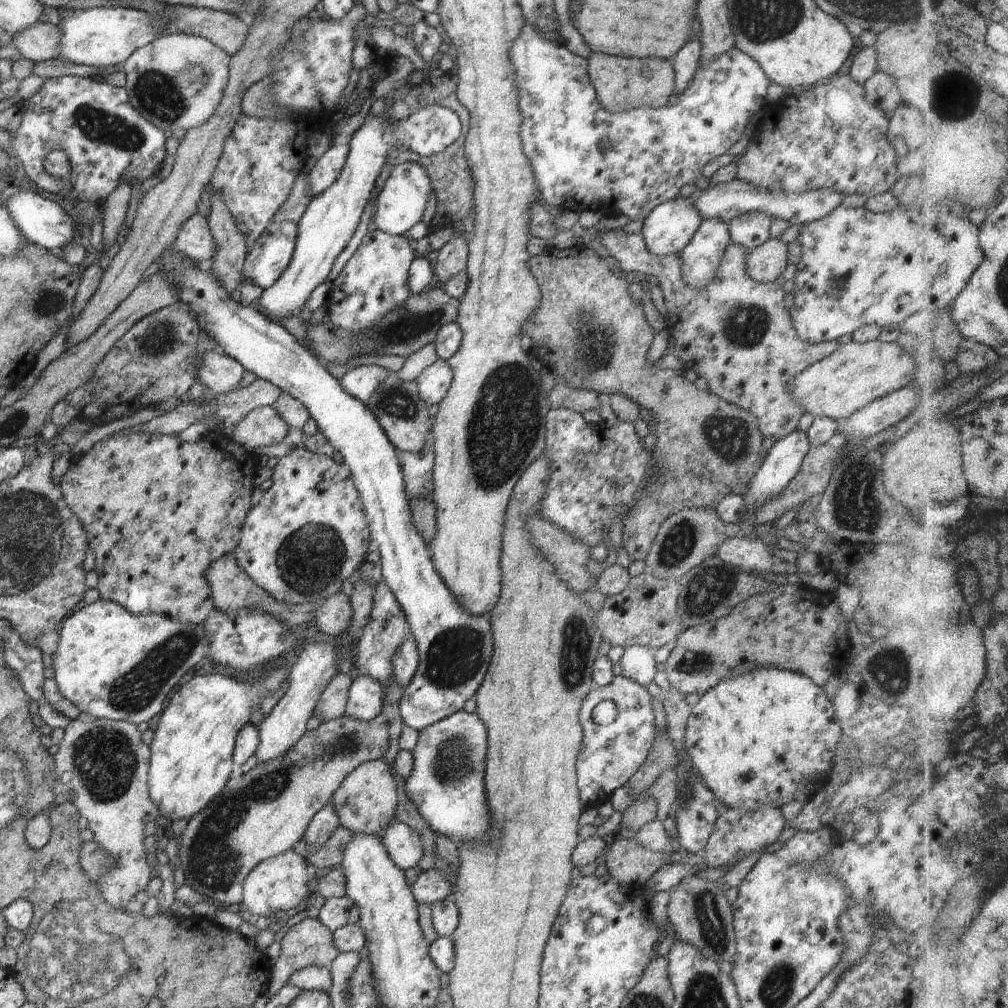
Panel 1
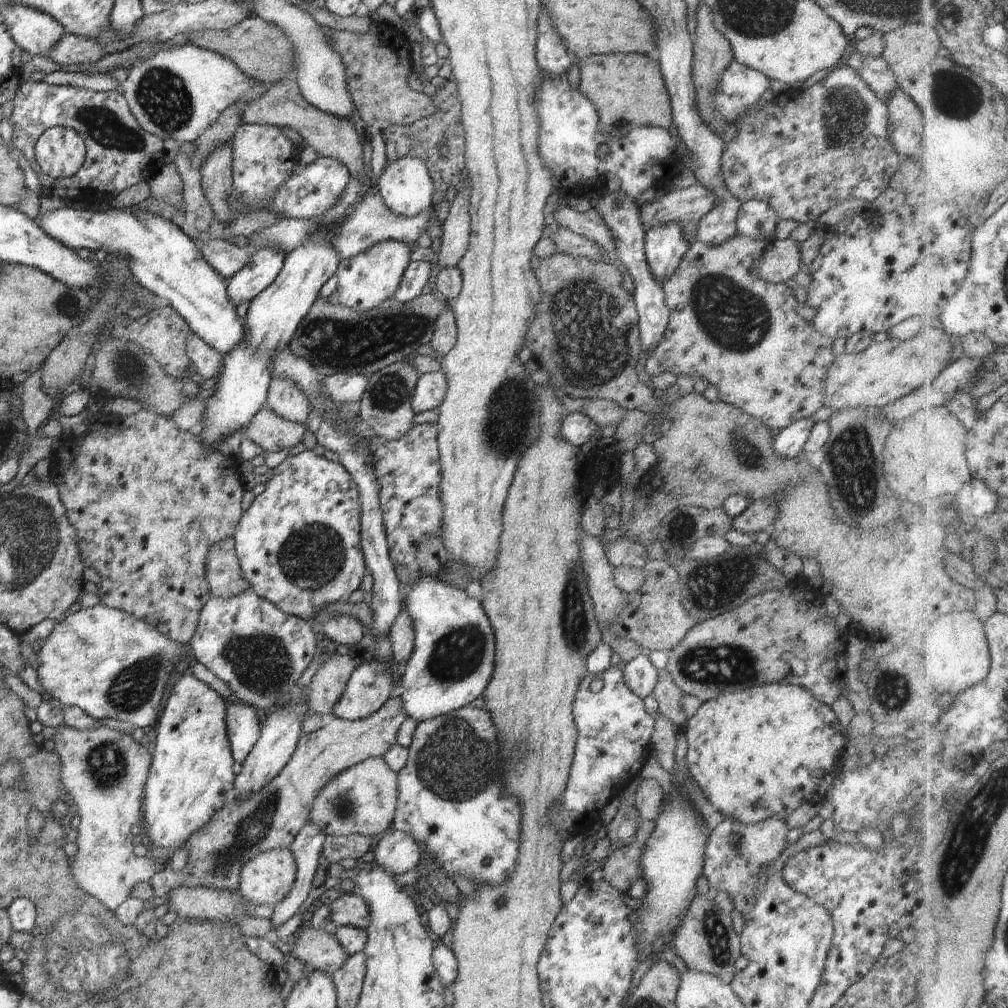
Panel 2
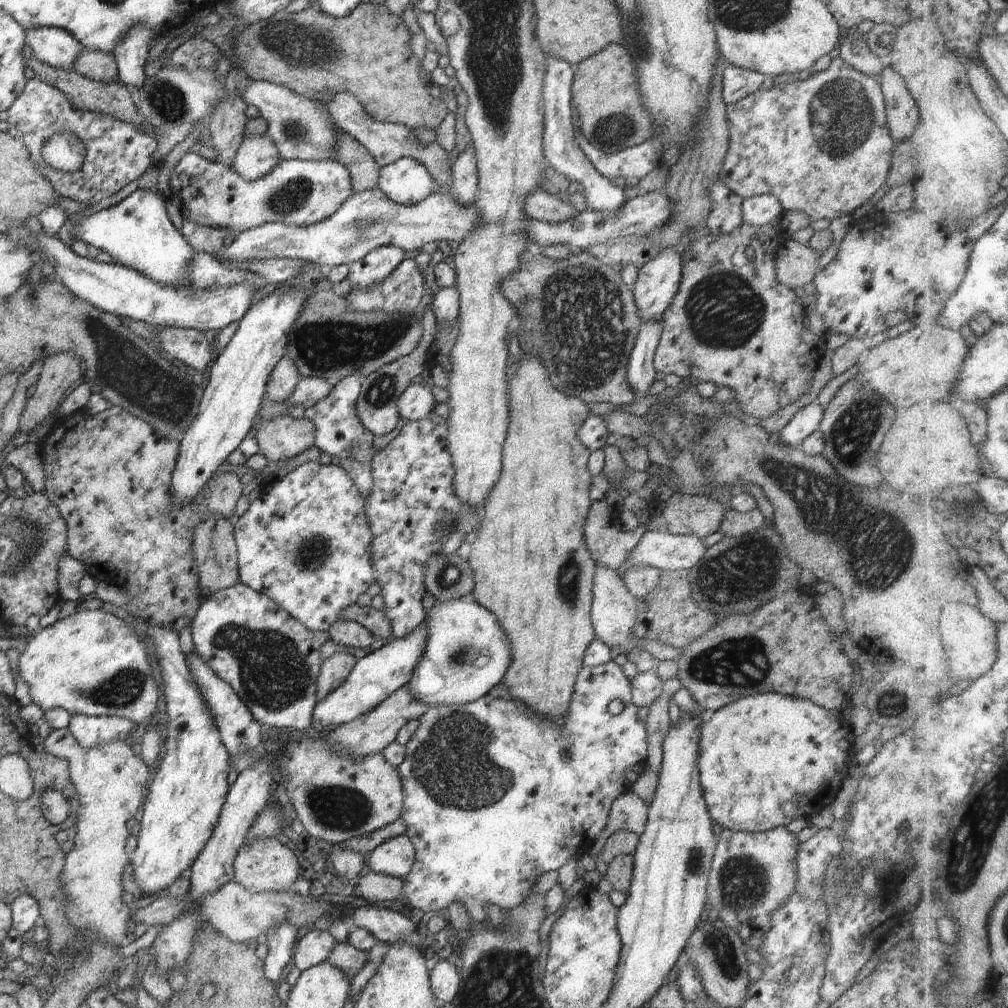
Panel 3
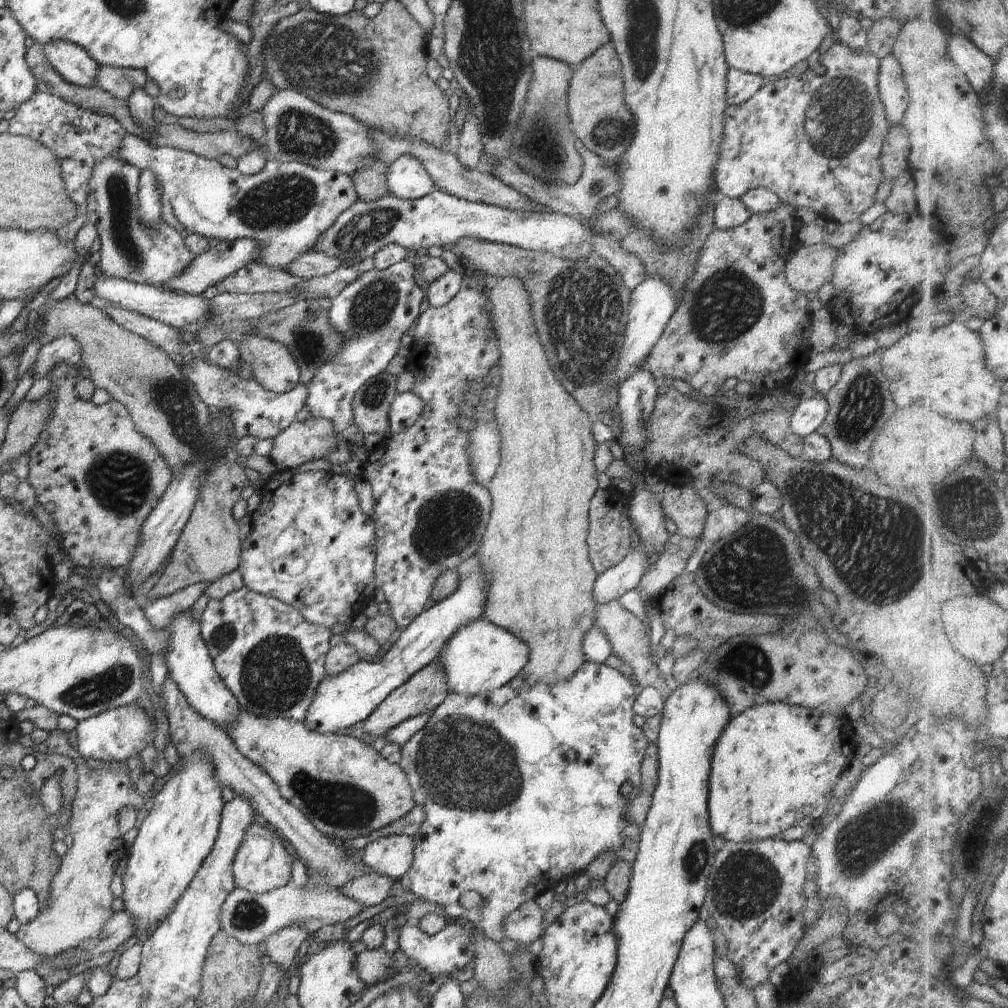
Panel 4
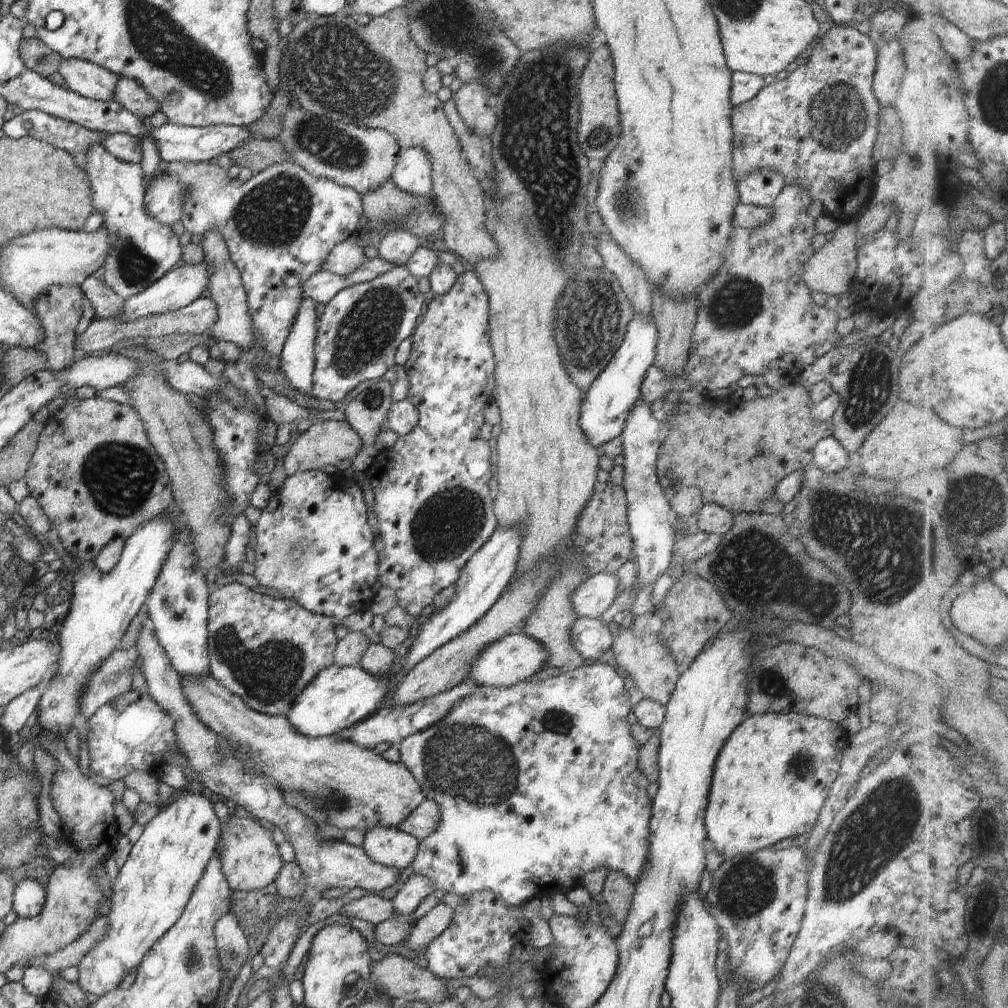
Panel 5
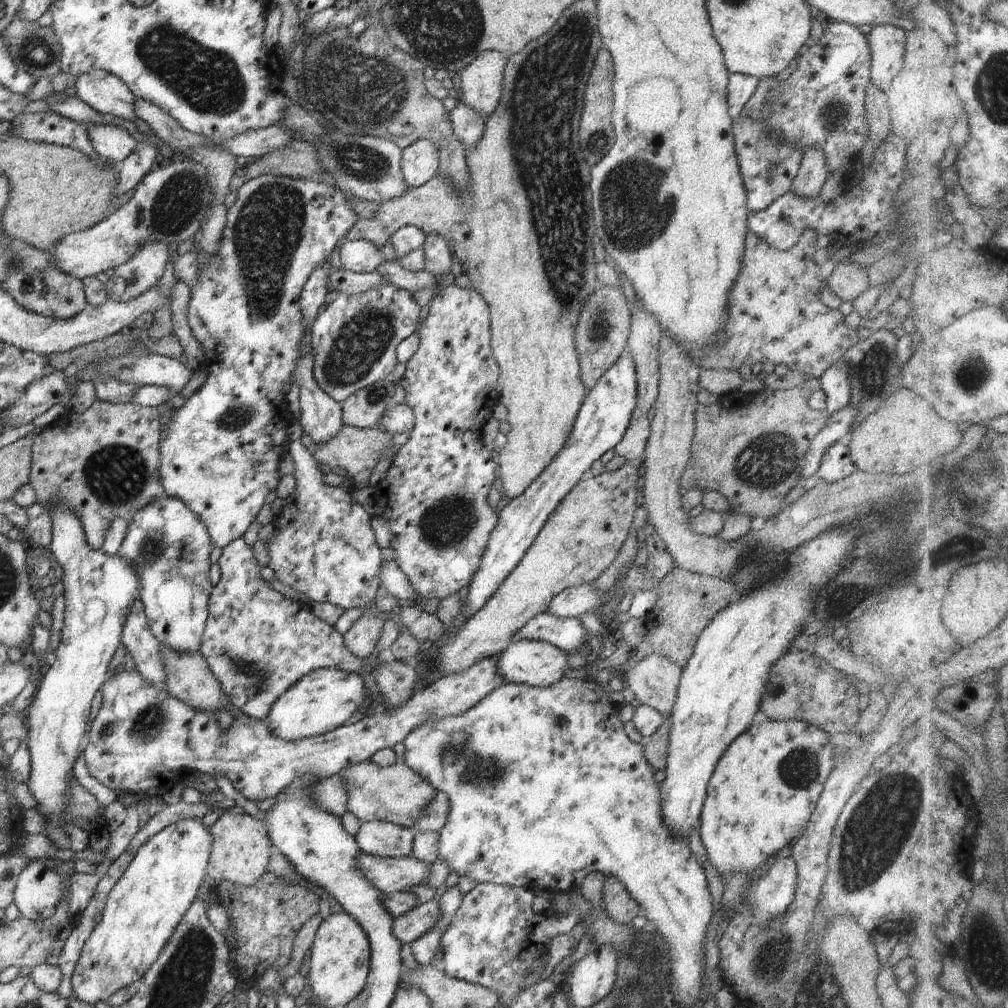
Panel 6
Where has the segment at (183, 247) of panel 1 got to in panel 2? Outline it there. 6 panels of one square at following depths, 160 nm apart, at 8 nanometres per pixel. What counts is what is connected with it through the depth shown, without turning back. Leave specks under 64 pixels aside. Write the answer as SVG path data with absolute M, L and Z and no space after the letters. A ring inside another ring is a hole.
M212 239L198 246L204 260L218 274L228 280L247 265L255 251L254 248L241 248L229 241Z

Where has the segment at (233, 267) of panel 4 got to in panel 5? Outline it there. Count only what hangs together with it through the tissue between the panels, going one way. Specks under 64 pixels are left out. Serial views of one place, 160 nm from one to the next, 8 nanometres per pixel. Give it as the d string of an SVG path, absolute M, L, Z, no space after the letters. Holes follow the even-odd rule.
M204 260L200 264L184 264L184 266L170 271L157 282L154 282L153 285L148 286L143 292L124 299L124 310L122 310L124 318L122 318L122 323L128 323L152 314L166 314L192 304L192 302L201 298L202 290L210 286L208 278L210 278L210 272L208 272L208 266L206 266Z

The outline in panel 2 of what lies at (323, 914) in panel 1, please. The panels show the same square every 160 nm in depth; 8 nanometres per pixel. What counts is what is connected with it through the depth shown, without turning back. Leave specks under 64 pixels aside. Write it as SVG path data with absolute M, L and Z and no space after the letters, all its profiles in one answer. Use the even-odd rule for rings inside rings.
M347 893L337 900L328 902L331 919L338 927L358 927L367 930L369 927L370 909L360 895Z

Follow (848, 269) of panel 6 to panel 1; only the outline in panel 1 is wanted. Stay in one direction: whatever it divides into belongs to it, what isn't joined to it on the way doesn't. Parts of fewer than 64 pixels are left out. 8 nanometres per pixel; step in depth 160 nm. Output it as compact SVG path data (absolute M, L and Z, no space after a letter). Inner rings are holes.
M768 239L764 244L750 250L747 258L747 273L755 281L777 281L789 262L787 244L782 239Z

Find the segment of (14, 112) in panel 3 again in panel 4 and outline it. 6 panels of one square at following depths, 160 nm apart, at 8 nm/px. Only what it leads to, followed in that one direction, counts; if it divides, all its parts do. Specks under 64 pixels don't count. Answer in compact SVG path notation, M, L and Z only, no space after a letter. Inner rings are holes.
M37 89L30 99L16 110L8 128L8 133L26 136L40 142L58 158L64 188L72 202L82 211L87 206L88 184L96 162L102 162L104 158L124 162L124 158L120 156L120 149L126 132L116 118L76 107L61 100L54 93L48 94Z

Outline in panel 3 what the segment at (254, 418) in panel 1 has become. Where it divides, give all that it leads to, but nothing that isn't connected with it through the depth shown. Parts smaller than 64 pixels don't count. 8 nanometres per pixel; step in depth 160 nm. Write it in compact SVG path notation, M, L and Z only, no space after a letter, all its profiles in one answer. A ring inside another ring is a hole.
M288 414L261 423L254 430L261 454L269 461L291 459L315 446L317 430L309 419L294 419Z

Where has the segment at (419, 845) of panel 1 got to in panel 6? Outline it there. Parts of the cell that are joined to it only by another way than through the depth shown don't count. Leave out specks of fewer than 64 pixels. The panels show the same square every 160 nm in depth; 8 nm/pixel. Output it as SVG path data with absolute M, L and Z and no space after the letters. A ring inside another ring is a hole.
M384 821L364 822L355 840L361 853L374 857L406 858L413 855L413 829Z

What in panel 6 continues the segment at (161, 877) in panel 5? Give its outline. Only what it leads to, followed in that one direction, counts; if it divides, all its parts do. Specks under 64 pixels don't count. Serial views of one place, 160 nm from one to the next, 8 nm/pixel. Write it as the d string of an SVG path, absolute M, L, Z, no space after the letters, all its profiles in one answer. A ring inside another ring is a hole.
M189 818L170 824L151 836L136 854L133 854L132 862L106 898L102 920L95 926L80 952L75 973L71 978L75 998L94 1005L102 1000L109 1000L112 994L140 981L146 970L156 962L166 942L170 941L172 932L180 925L184 914L199 894L202 882L207 879L206 868L211 850L210 830L200 818Z

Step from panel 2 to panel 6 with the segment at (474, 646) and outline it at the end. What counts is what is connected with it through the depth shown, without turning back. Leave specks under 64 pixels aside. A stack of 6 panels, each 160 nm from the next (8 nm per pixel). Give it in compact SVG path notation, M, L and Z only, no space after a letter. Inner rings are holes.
M520 640L512 642L500 655L496 662L496 670L506 683L526 684L534 687L548 687L558 682L569 669L568 655L562 650L541 641Z

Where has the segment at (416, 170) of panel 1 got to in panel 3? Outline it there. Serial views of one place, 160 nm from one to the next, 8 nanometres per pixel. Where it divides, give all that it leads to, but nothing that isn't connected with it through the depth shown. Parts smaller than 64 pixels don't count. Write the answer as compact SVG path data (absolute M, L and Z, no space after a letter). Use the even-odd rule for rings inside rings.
M403 157L381 168L377 188L390 201L414 205L433 194L435 184L420 162Z

